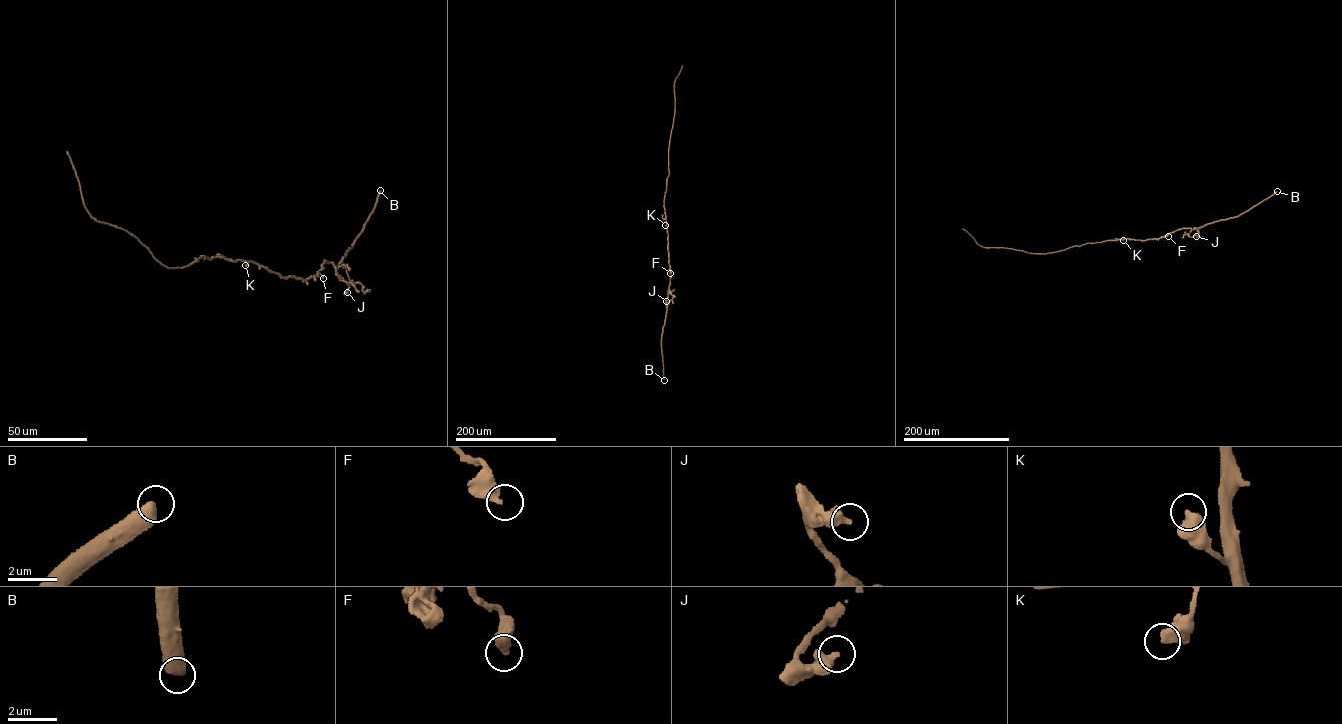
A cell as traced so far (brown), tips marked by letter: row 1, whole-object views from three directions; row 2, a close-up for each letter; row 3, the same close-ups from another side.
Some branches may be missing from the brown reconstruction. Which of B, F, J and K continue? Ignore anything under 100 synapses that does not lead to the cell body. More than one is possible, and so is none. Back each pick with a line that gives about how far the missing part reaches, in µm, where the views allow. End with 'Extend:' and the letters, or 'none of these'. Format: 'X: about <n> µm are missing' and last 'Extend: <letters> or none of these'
Extend: none of these

